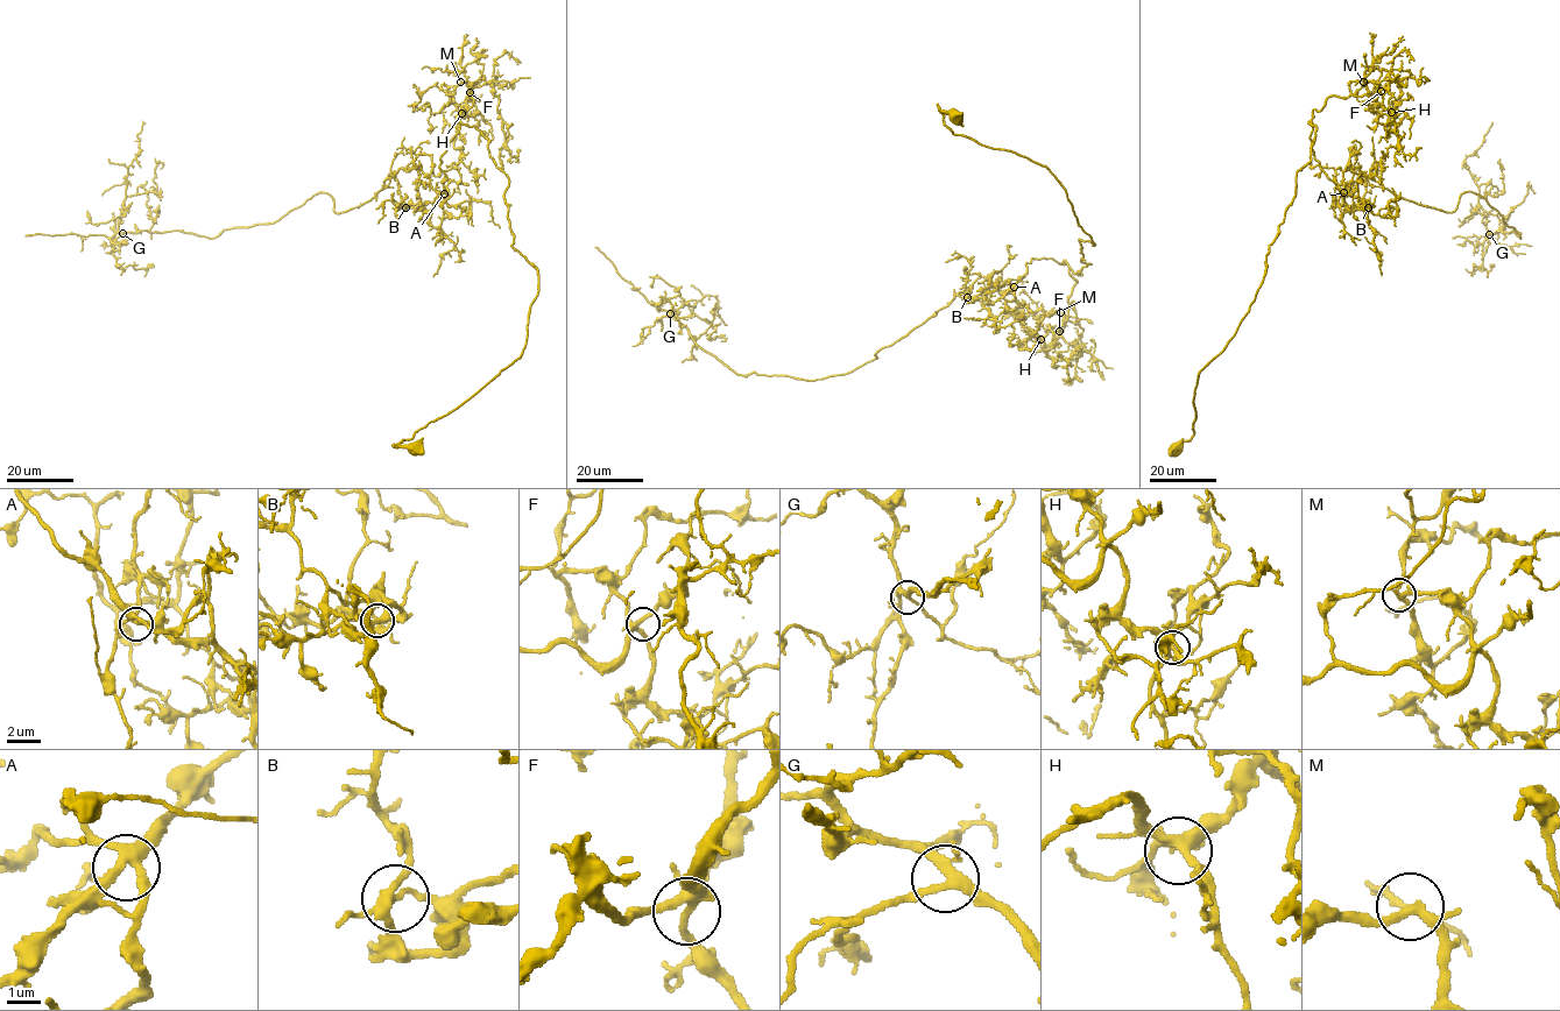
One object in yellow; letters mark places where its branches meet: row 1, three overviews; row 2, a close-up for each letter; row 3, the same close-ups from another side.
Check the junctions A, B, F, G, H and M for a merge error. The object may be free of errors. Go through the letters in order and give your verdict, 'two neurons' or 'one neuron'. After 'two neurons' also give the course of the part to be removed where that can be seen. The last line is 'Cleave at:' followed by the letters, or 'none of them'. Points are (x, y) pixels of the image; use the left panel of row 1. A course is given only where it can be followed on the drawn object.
A: one neuron
B: two neurons; foreign part runs (406, 207), (413, 168), (339, 213), (318, 192), (211, 238), (121, 232), (125, 198), (160, 195), (160, 169)
F: one neuron
G: one neuron
H: one neuron
M: one neuron
Cleave at: B

